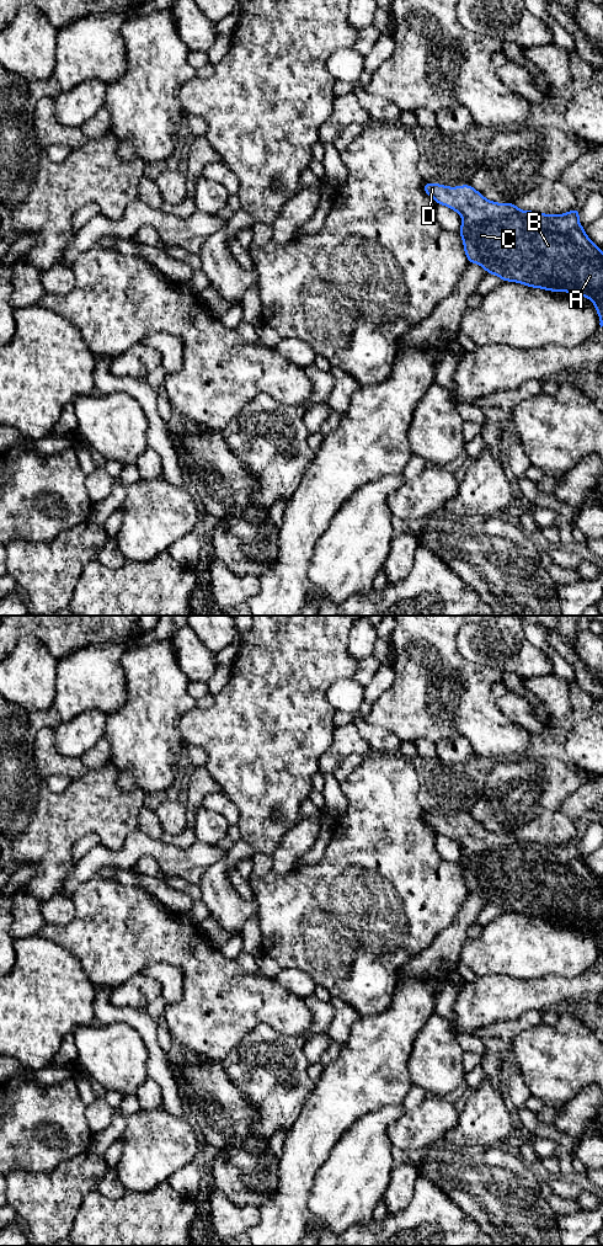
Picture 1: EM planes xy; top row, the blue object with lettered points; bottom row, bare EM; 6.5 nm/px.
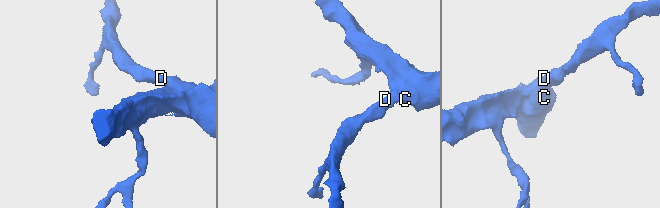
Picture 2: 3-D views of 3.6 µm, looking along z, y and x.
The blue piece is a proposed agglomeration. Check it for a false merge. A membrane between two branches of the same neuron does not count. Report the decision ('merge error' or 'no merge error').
no merge error

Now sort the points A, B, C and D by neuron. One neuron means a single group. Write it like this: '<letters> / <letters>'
A B C D

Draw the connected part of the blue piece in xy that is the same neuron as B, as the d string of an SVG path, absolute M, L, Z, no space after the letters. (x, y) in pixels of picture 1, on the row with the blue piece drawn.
M425 182L422 190L437 204L444 204L463 217L458 233L463 238L468 262L480 263L487 273L501 277L503 282L589 298L603 326L603 252L578 224L580 207L566 214L550 215L521 211L514 203L491 202L471 185L447 187Z

